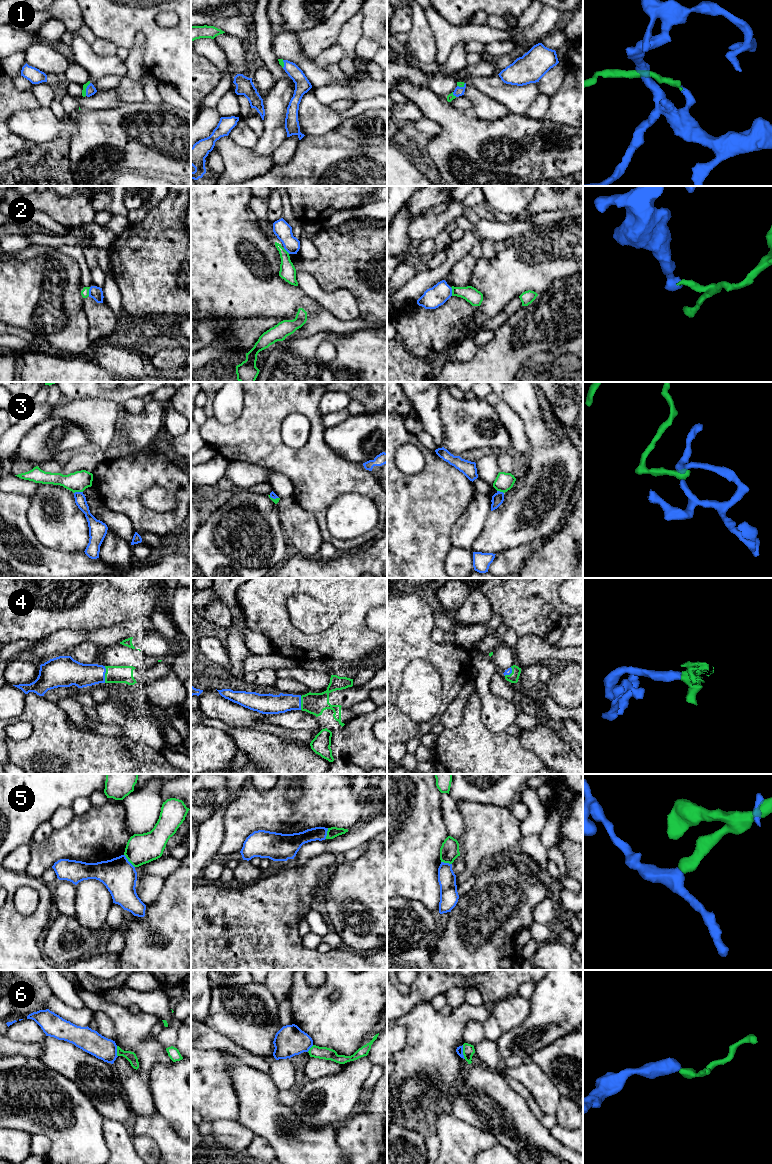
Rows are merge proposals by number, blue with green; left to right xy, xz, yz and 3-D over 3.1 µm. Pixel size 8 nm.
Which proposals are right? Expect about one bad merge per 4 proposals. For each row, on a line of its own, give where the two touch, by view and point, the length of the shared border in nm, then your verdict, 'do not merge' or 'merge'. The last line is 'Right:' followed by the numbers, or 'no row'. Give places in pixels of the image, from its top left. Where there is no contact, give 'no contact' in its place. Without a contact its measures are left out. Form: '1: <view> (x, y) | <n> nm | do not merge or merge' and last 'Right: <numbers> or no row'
1: xy (86, 89) | 110 nm | merge
2: xy (89, 291) | 70 nm | do not merge
3: xy (78, 492) | 70 nm | do not merge
4: xy (104, 674) | 140 nm | merge
5: xy (128, 861) | 140 nm | do not merge
6: yz (462, 1052) | 110 nm | do not merge
Right: 1, 4

